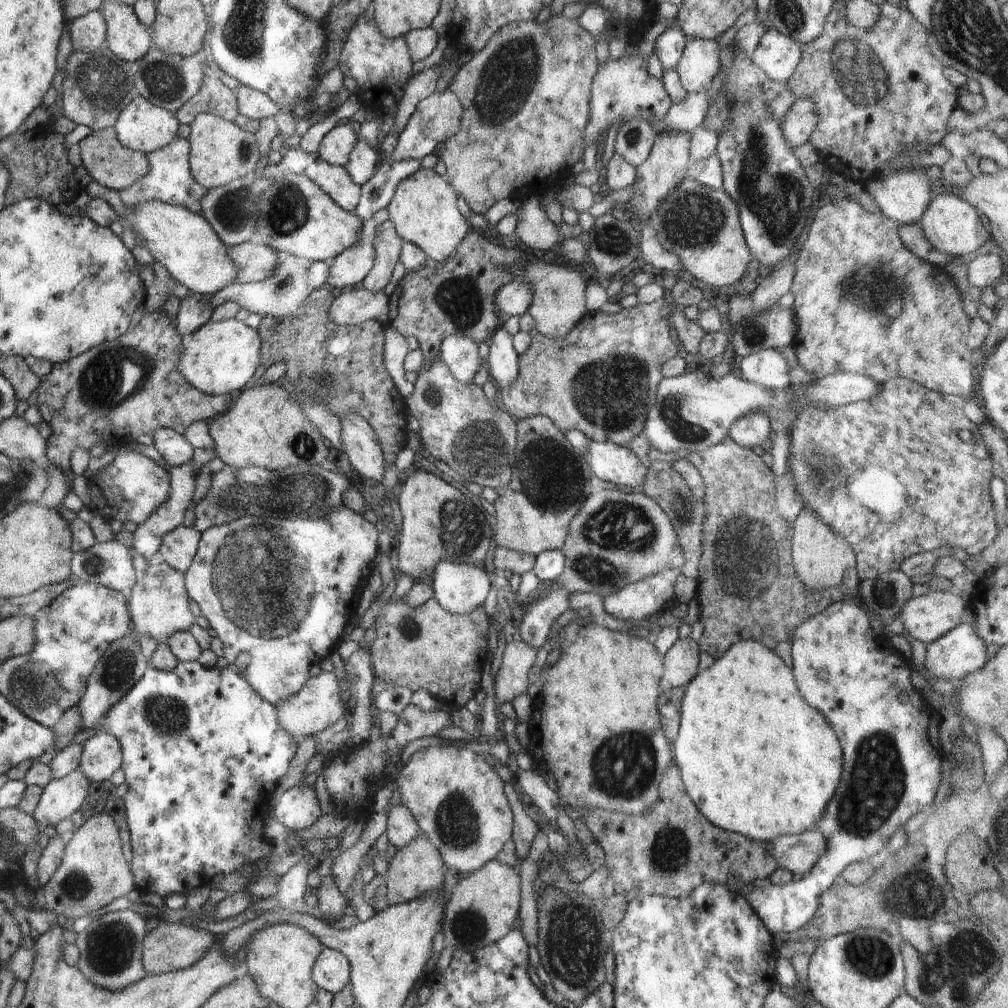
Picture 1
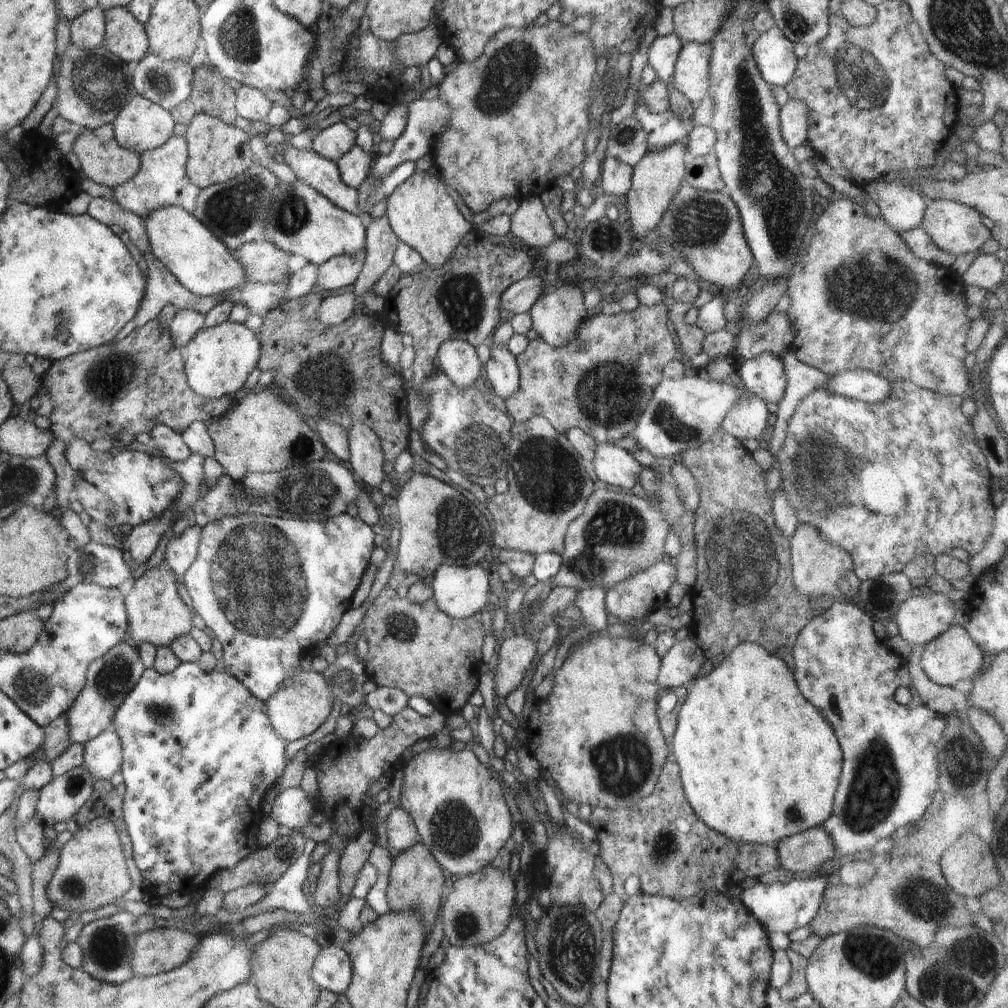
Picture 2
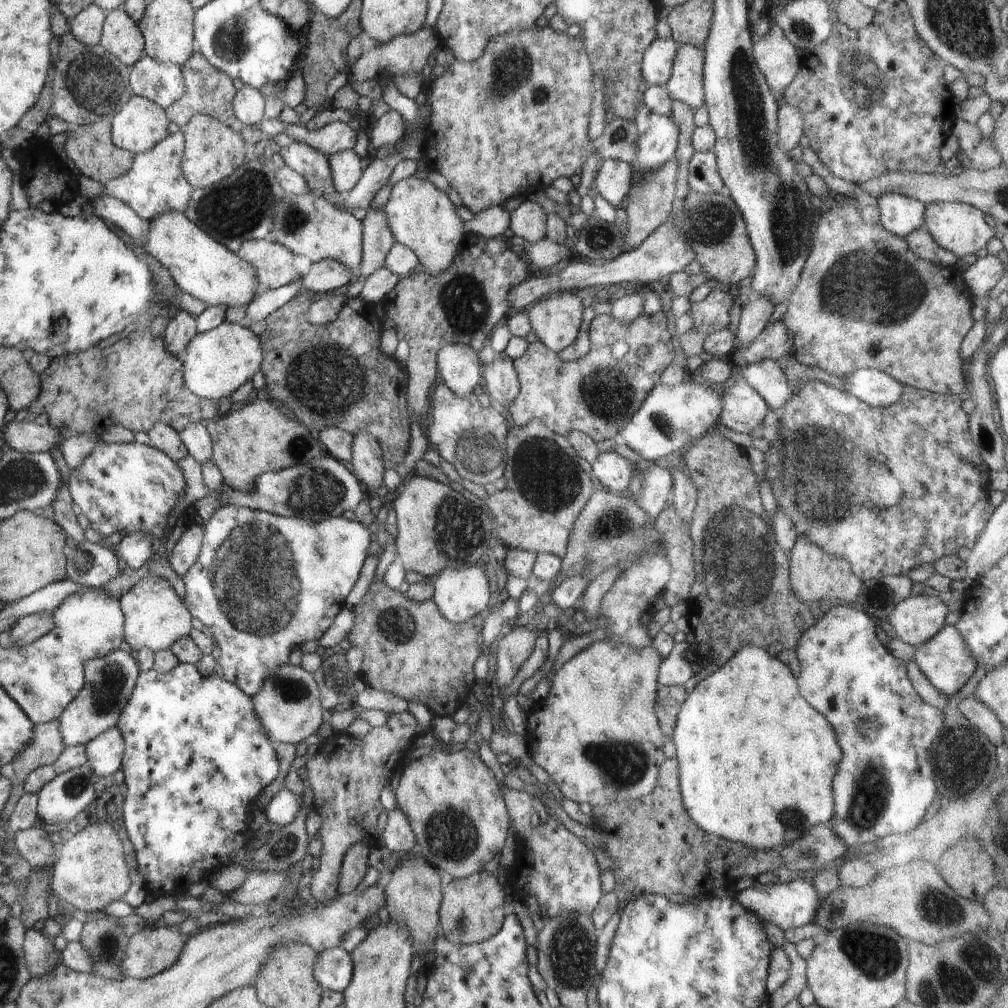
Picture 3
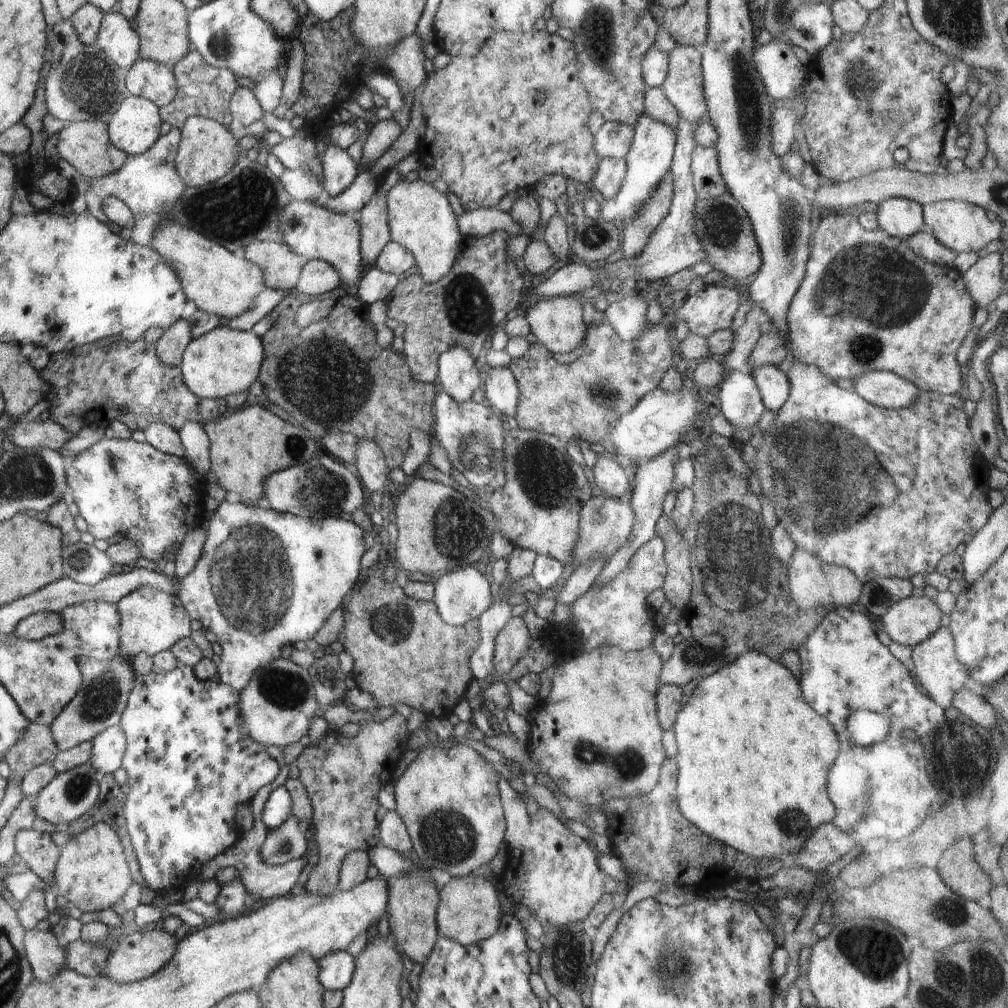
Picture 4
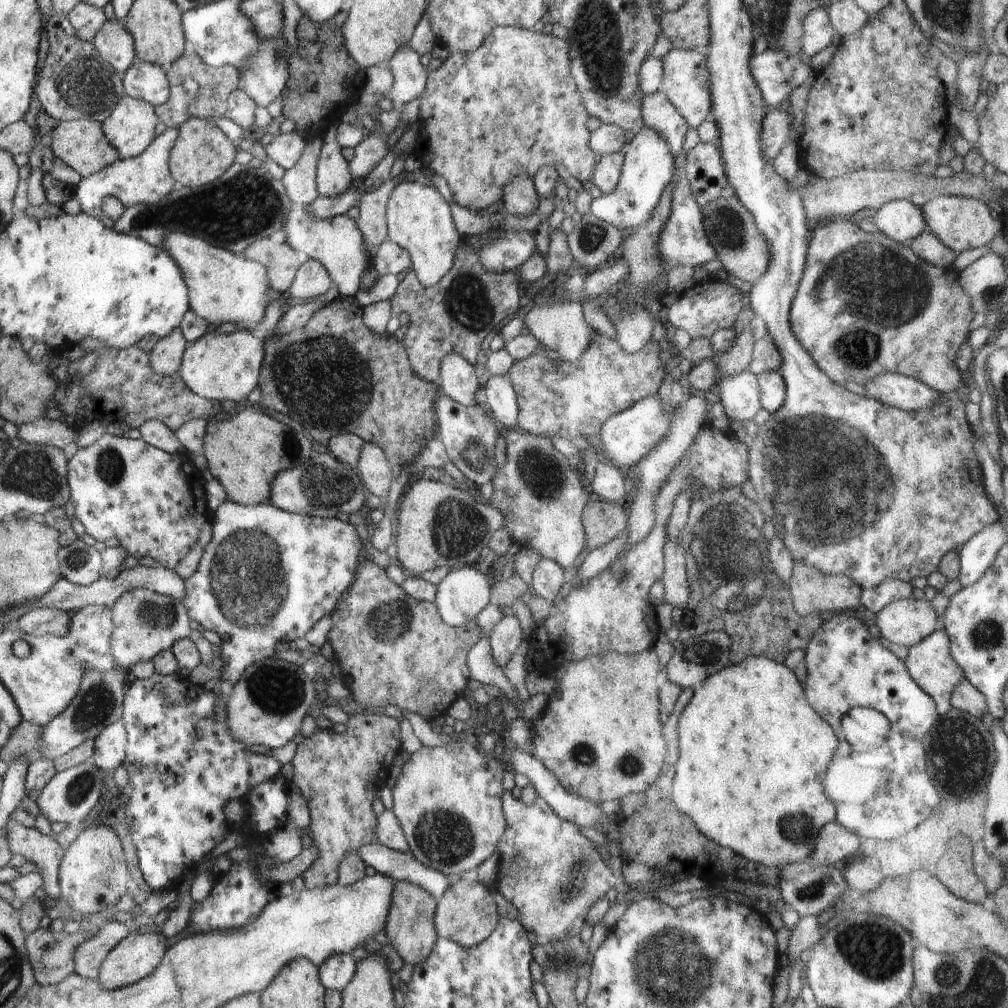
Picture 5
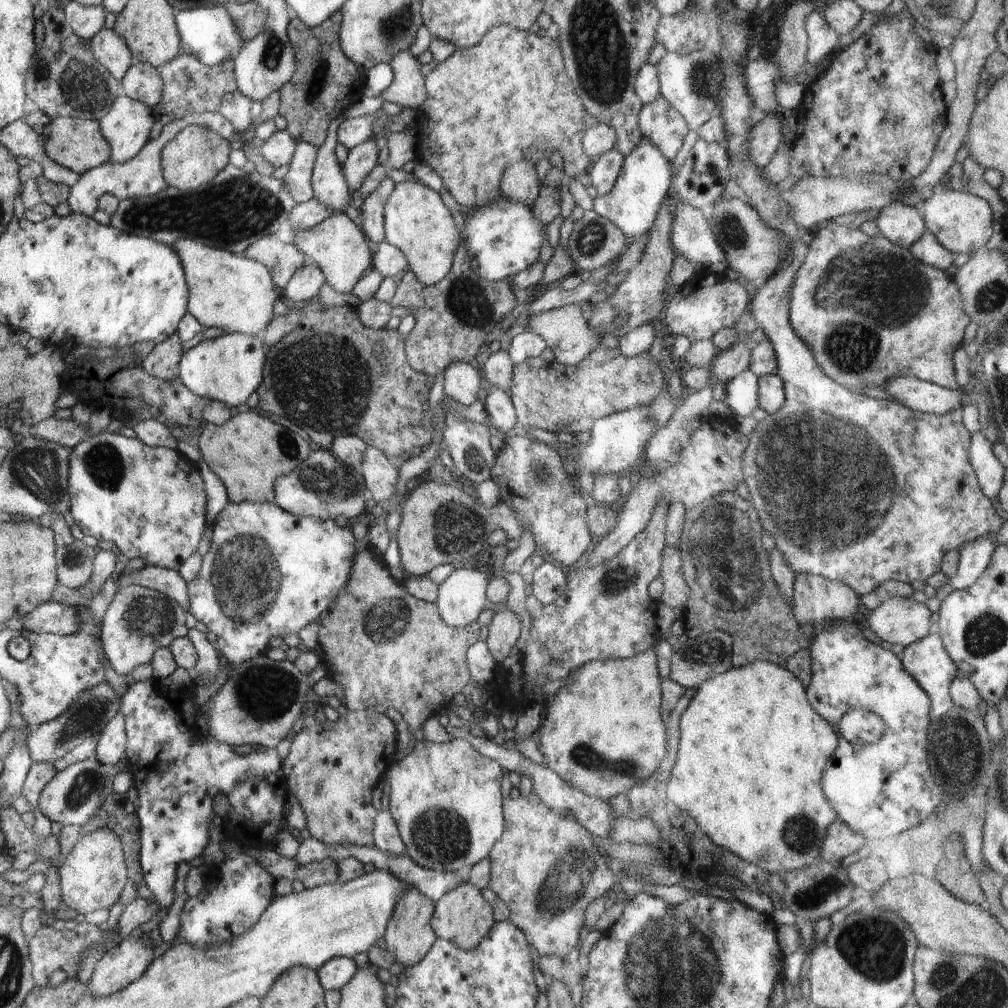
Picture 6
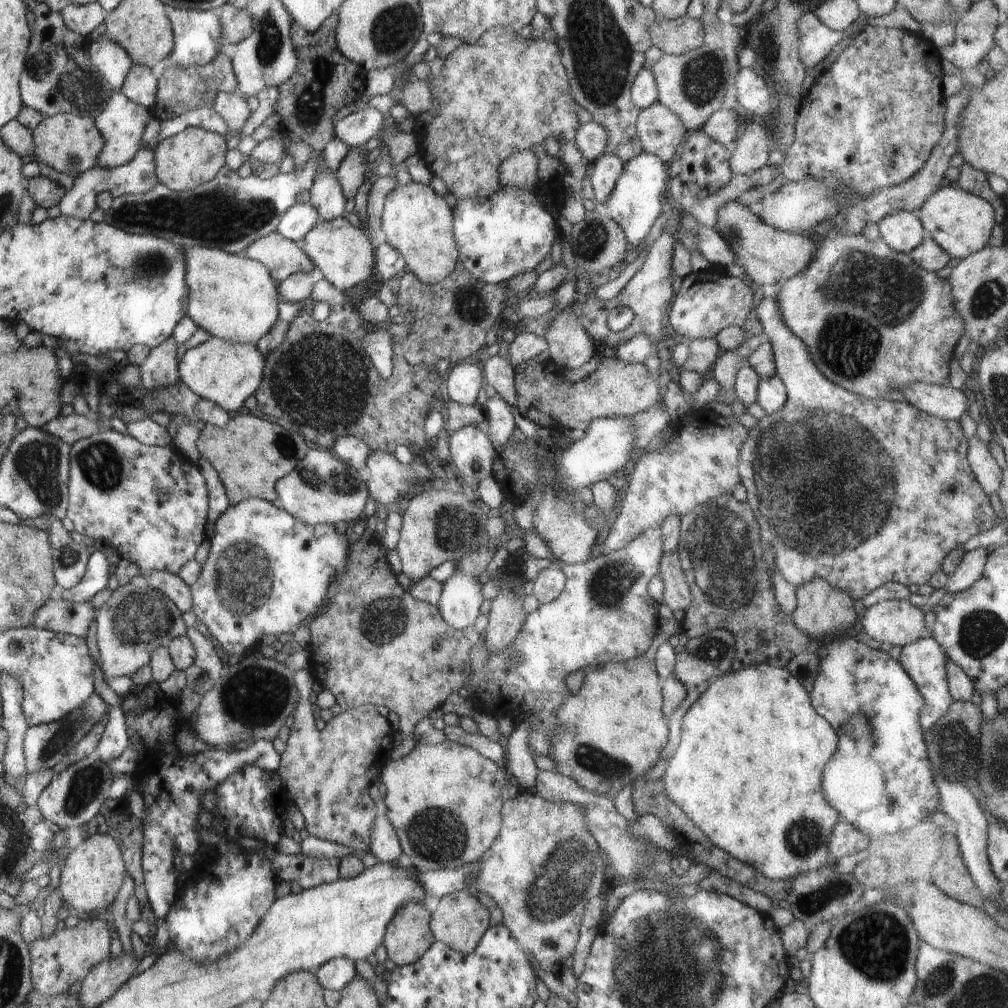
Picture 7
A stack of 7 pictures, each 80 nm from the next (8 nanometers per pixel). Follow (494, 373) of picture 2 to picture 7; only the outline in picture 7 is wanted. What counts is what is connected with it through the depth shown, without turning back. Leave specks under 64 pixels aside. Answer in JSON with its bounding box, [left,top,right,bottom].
[484,394,516,451]

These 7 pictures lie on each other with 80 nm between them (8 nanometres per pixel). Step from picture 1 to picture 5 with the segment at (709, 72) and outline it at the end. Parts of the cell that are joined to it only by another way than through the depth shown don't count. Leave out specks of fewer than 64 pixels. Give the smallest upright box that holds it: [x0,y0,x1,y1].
[659,48,711,128]

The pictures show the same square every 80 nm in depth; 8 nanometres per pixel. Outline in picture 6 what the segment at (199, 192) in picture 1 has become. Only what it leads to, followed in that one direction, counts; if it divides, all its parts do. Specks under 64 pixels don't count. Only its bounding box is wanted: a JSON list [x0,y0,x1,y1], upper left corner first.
[67,111,241,217]

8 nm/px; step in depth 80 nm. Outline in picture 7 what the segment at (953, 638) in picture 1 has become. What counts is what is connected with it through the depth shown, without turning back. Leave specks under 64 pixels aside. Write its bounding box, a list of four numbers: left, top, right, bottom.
[899,635,954,732]

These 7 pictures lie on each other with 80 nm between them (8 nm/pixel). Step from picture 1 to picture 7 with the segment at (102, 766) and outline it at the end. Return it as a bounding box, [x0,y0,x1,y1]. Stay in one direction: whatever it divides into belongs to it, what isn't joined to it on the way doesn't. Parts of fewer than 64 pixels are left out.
[96,705,131,760]

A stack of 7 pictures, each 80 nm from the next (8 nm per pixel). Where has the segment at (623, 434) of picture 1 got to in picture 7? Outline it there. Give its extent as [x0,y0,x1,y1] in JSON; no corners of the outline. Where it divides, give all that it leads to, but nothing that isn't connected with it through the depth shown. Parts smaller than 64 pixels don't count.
[513,353,663,432]

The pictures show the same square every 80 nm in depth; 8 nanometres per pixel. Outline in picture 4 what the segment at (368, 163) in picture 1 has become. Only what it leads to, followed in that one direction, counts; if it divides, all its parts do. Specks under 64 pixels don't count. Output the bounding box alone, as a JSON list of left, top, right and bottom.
[322,142,360,197]

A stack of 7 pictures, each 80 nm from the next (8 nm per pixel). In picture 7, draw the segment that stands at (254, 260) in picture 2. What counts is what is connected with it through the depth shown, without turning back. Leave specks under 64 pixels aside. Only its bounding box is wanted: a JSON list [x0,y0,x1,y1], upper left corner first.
[244,231,317,284]

